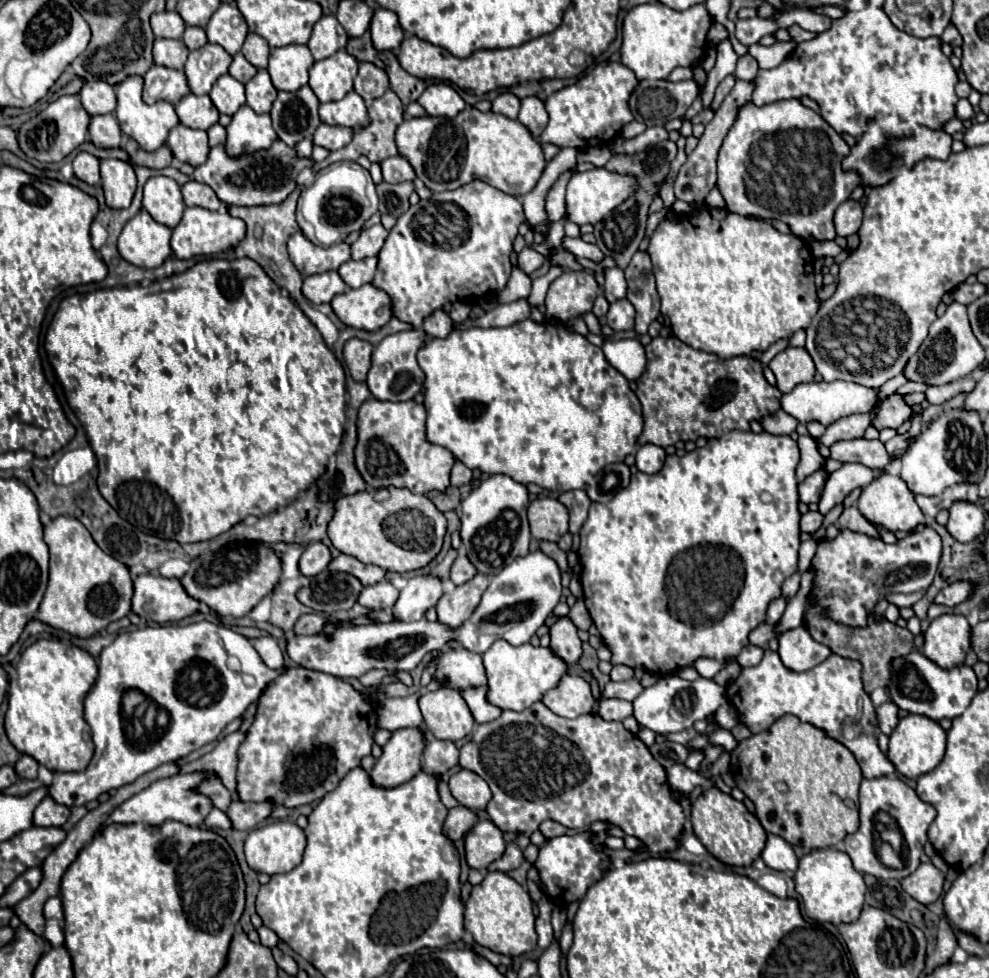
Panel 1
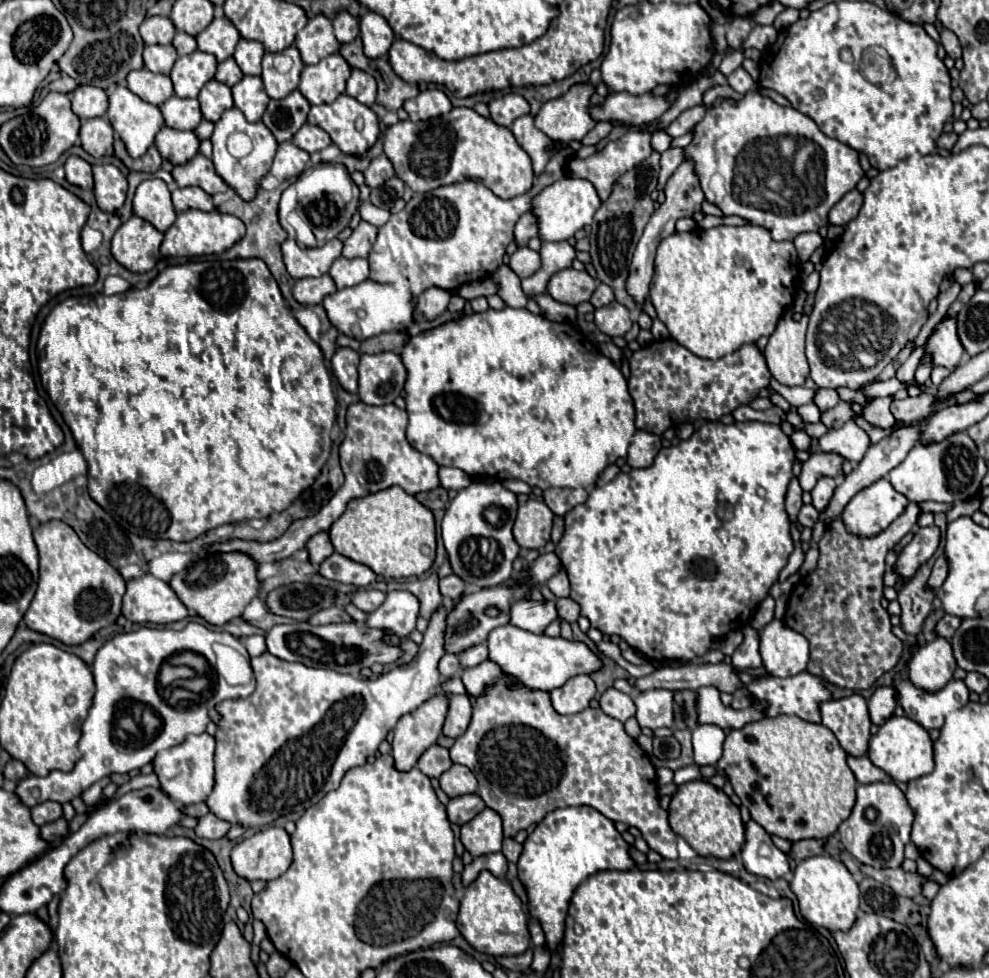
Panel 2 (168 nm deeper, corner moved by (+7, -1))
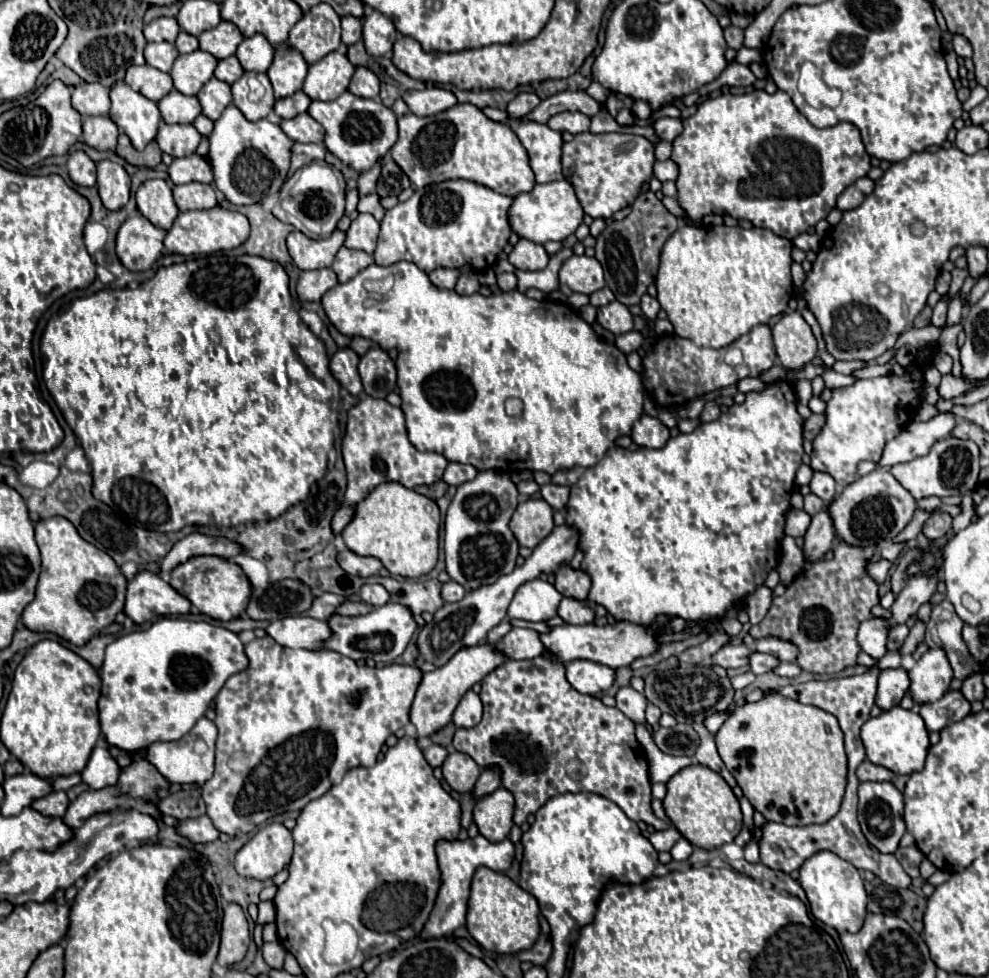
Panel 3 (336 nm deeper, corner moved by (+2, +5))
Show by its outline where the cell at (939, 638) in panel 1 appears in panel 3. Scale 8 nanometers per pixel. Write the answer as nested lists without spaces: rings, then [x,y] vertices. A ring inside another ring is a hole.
[[[930,647],[908,671],[908,675],[910,695],[916,703],[938,701],[950,689],[950,681],[954,677],[946,651],[940,647]]]

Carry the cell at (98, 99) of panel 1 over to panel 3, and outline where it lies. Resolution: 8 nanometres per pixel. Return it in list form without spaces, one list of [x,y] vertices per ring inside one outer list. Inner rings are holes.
[[[86,83],[72,87],[72,107],[80,115],[108,115],[110,97],[108,89],[100,83]]]

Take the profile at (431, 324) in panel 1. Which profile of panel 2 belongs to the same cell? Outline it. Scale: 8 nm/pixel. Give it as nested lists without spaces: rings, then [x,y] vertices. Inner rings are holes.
[[[425,289],[425,293],[421,293],[419,297],[415,321],[425,323],[425,321],[437,319],[447,309],[449,297],[451,297],[451,291],[447,289]]]

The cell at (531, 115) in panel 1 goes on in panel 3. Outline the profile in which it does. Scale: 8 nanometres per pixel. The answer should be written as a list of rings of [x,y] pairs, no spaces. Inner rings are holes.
[[[522,121],[516,129],[518,139],[530,155],[530,167],[536,175],[536,183],[548,183],[564,179],[562,175],[562,133],[536,121]]]

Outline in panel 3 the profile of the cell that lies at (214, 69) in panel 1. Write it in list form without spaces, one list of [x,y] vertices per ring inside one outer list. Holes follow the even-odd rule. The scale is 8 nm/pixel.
[[[202,49],[178,55],[174,67],[170,71],[174,79],[174,87],[184,95],[196,95],[200,87],[214,75],[218,59]]]

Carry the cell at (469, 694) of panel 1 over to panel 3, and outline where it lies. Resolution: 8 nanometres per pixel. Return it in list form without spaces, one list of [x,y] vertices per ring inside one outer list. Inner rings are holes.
[[[514,627],[506,637],[496,643],[496,651],[510,659],[532,659],[542,655],[542,643],[538,643],[538,633],[532,629]]]

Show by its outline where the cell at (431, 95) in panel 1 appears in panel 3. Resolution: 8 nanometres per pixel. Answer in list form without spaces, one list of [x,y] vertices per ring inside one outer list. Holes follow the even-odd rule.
[[[426,87],[422,91],[406,91],[402,95],[406,105],[414,115],[436,115],[440,111],[456,105],[456,97],[452,91],[442,87]]]

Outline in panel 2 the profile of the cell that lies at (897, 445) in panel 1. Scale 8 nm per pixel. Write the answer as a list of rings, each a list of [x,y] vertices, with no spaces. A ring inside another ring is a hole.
[[[919,345],[919,347],[911,353],[911,357],[909,357],[905,363],[899,365],[899,369],[897,369],[897,377],[899,377],[901,381],[913,381],[917,363],[919,363],[919,359],[921,359],[923,353],[925,353],[925,345]]]

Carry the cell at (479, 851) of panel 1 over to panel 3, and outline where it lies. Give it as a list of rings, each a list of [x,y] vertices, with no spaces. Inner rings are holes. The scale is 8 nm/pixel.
[[[496,789],[492,795],[486,795],[474,805],[474,823],[482,837],[492,843],[504,841],[512,829],[514,797],[506,789]]]

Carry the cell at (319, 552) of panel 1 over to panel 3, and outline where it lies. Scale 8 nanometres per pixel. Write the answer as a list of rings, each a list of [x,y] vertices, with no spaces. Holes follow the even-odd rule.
[[[340,507],[334,513],[334,519],[332,519],[332,533],[334,533],[334,537],[338,537],[342,533],[342,529],[348,525],[352,515],[354,515],[354,507]]]

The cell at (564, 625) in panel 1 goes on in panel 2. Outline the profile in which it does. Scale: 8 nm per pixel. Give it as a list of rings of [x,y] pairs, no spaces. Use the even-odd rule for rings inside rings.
[[[561,597],[561,599],[557,599],[557,611],[559,611],[559,617],[563,619],[563,621],[567,621],[567,623],[573,623],[573,621],[577,621],[577,617],[579,617],[579,605],[571,599],[571,597]]]

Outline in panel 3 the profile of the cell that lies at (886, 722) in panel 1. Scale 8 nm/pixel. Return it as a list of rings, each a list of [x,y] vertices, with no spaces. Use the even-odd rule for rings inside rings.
[[[884,669],[878,675],[878,693],[876,693],[876,705],[882,711],[888,711],[896,705],[900,705],[902,697],[908,693],[910,681],[908,673],[904,669]]]

